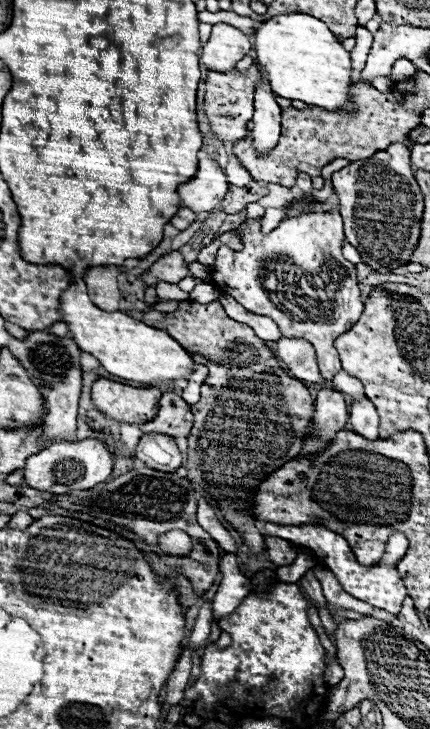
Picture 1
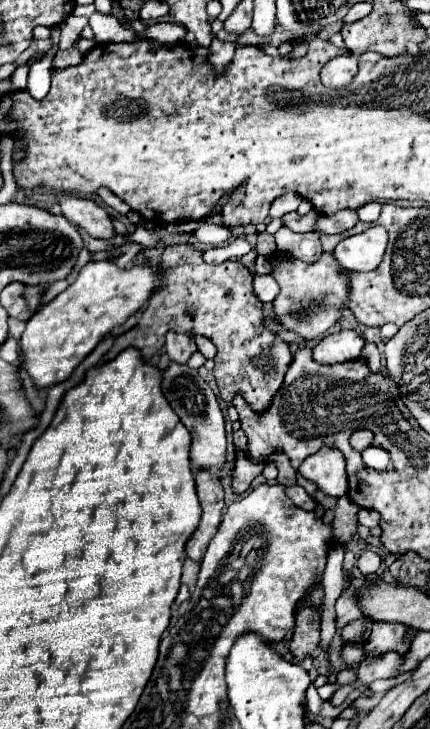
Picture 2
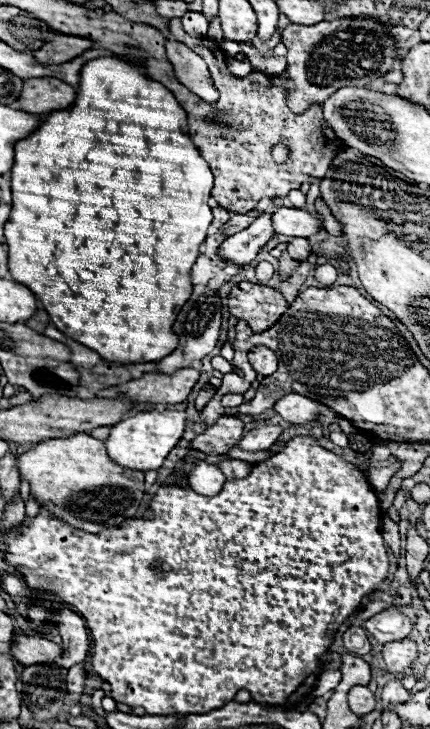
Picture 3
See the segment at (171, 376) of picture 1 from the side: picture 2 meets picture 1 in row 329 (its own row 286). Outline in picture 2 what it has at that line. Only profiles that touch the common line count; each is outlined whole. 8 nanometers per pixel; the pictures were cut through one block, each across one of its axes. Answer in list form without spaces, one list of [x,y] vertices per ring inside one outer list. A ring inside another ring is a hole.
[[[108,260],[90,262],[78,278],[52,302],[44,304],[26,322],[26,330],[20,336],[22,364],[18,370],[26,370],[36,388],[52,388],[68,380],[74,368],[96,348],[96,344],[114,328],[128,320],[130,314],[144,308],[154,288],[160,284],[160,266],[130,266],[118,268]]]

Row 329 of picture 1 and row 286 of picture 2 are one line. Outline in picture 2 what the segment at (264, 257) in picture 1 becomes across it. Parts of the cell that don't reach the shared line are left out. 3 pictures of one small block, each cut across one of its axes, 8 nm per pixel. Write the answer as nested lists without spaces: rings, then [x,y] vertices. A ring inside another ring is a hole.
[[[322,252],[322,256],[314,264],[274,254],[272,278],[280,286],[280,294],[272,302],[276,322],[284,330],[302,336],[304,340],[314,340],[322,336],[338,322],[342,308],[348,306],[348,272],[340,266],[340,262],[336,262],[334,254]]]

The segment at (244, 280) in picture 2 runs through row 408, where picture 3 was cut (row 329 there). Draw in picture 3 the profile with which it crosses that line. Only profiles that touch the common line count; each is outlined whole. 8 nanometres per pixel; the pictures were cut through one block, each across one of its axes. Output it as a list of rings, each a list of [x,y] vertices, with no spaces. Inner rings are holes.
[[[242,282],[230,292],[230,314],[246,320],[254,332],[268,330],[288,310],[290,304],[280,290]]]

